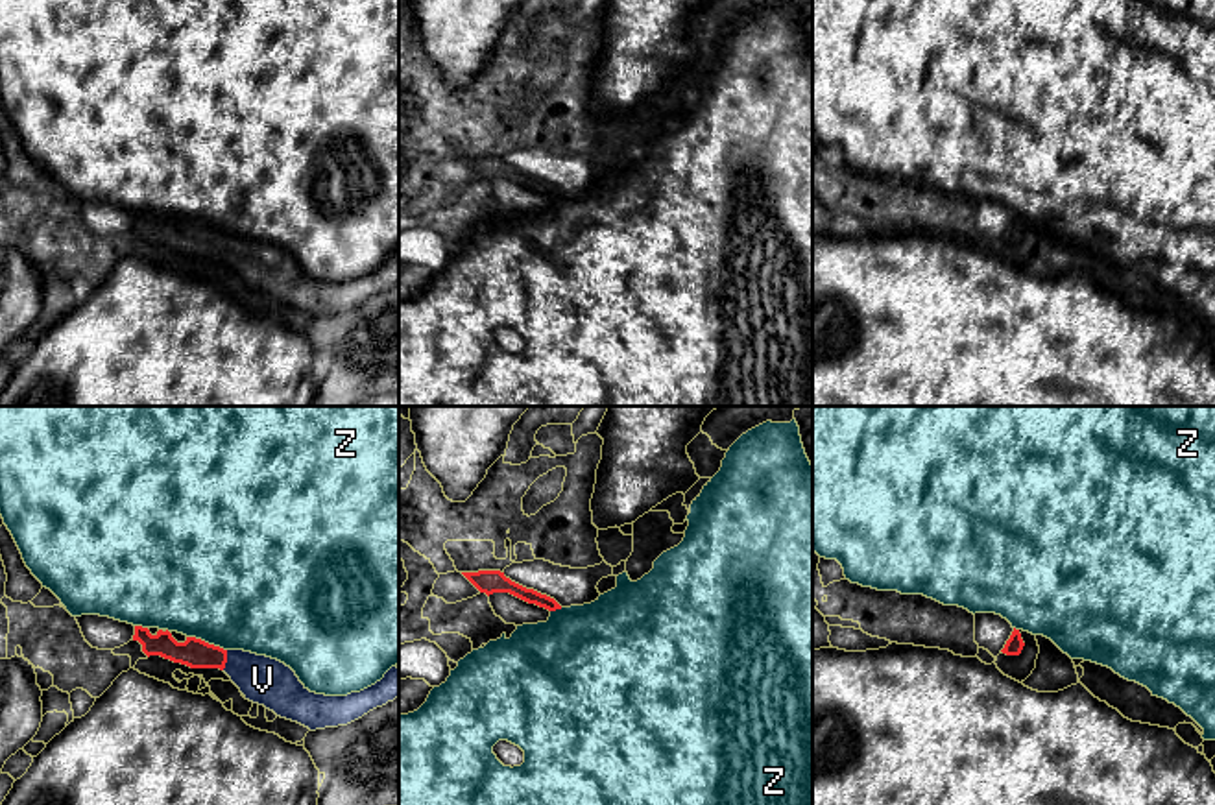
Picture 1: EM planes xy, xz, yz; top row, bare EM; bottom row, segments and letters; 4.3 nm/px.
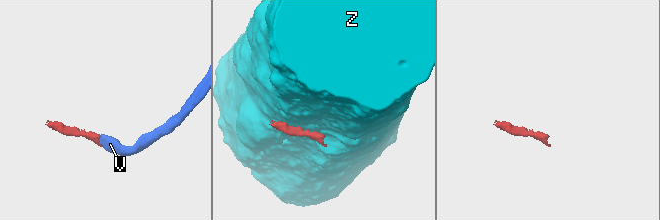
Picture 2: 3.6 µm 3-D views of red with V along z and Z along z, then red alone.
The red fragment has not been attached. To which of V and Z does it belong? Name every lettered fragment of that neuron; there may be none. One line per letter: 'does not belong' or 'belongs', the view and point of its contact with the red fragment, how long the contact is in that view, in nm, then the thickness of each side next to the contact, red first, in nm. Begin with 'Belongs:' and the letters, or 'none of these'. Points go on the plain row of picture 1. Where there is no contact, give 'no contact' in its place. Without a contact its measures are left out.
Belongs: V
V: belongs; meets red in xy at (226, 246); contact 90 nm long; 130 nm thick on the red side, 200 nm on the other
Z: does not belong; meets red in xy at (207, 229); contact 190 nm long; 130 nm thick on the red side, 500 nm on the other

